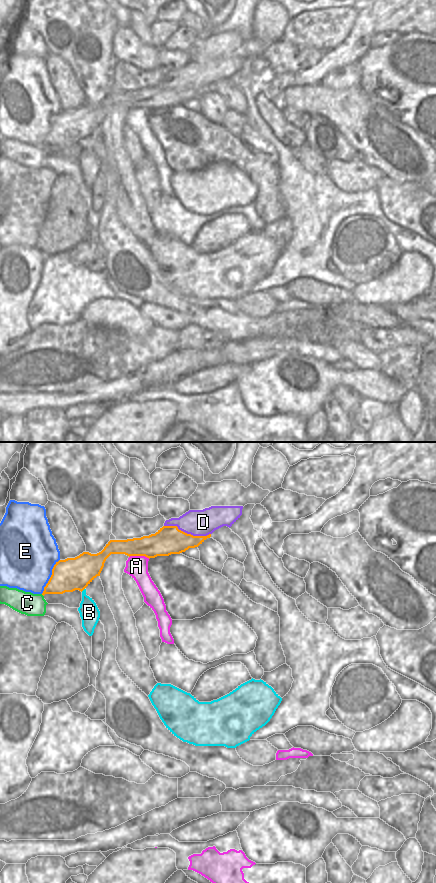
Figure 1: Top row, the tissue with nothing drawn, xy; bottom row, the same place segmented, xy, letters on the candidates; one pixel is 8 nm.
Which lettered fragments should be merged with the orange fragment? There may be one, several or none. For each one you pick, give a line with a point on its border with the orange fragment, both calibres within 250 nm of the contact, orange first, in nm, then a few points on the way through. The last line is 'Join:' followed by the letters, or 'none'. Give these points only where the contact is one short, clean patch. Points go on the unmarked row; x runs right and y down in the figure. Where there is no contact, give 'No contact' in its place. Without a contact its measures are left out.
Join: none.

